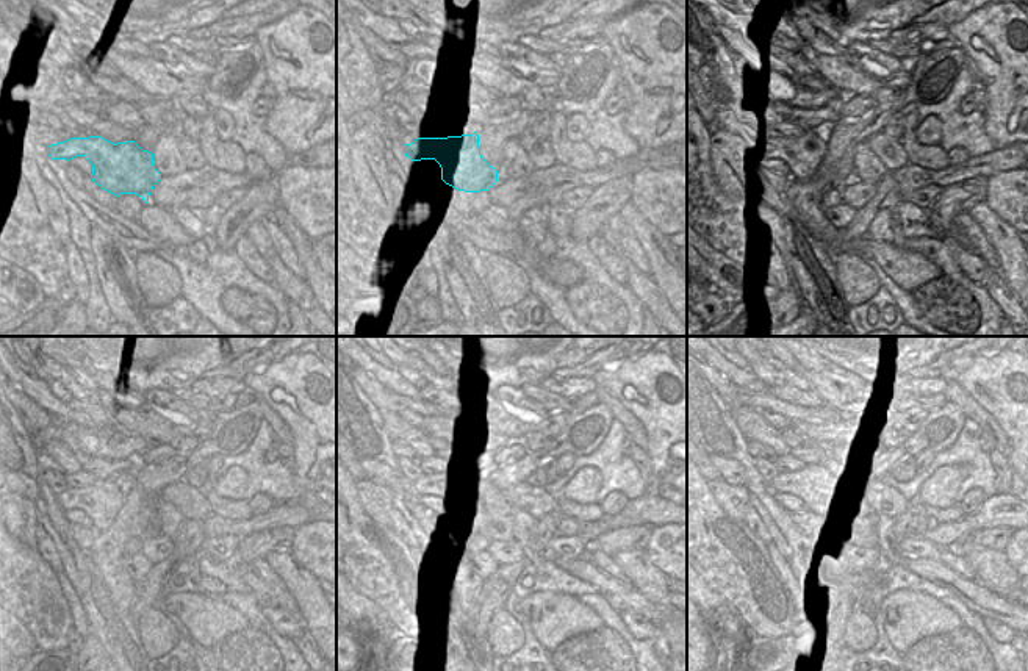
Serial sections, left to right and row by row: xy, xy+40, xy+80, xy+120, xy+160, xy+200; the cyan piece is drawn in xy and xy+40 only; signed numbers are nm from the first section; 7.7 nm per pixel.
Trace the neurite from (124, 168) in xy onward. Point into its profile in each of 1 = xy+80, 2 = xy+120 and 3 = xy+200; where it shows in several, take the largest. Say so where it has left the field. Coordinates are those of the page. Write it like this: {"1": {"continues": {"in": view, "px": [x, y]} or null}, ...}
{"1": {"continues": {"in": "xy+80", "px": [803, 155]}}, "2": {"continues": {"in": "xy+120", "px": [102, 502]}}, "3": {"continues": {"in": "xy+200", "px": [811, 484]}}}

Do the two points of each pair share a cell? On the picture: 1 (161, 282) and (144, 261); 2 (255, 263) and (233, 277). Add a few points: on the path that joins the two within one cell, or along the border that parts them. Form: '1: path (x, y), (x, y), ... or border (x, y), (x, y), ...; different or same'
1: path (157, 277), (149, 266); same
2: border (232, 251), (251, 272), (273, 285); different

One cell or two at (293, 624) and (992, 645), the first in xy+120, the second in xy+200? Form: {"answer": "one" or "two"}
{"answer": "two"}

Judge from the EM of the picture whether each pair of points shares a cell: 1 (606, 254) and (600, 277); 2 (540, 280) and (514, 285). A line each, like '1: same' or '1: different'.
1: different
2: different

